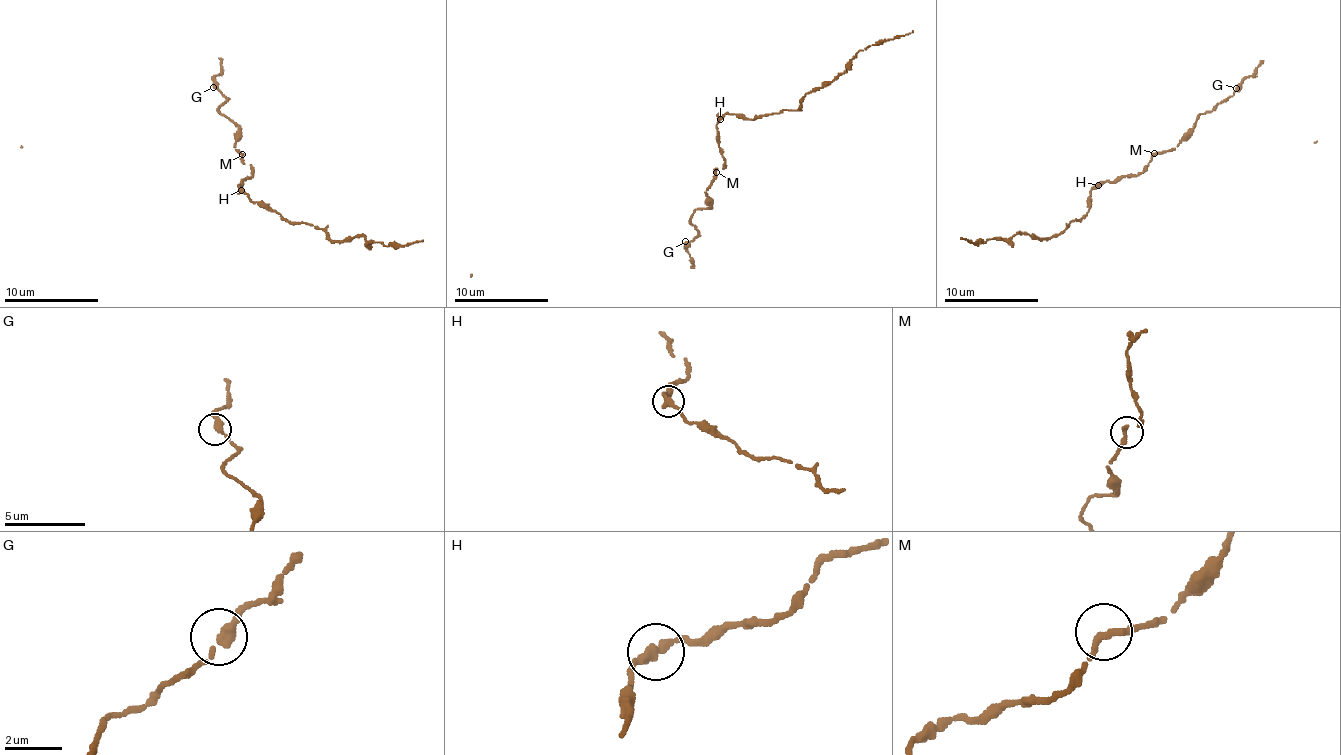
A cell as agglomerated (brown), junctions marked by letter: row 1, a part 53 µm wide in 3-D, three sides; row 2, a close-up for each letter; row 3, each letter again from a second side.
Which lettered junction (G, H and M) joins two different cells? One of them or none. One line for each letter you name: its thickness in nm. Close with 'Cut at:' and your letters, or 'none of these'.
Cut at: none of these

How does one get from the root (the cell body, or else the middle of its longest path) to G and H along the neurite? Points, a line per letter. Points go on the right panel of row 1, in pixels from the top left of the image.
G: (1155, 155), (1172, 150), (1194, 127), (1197, 117), (1210, 112), (1236, 88)
H: (1155, 155), (1140, 172), (1105, 181), (1099, 186)

